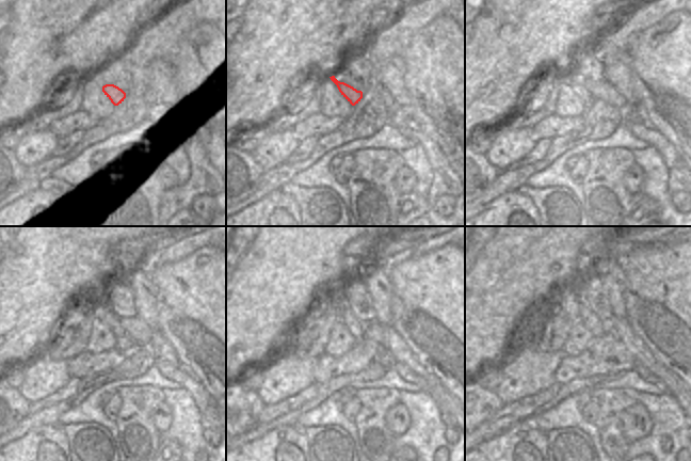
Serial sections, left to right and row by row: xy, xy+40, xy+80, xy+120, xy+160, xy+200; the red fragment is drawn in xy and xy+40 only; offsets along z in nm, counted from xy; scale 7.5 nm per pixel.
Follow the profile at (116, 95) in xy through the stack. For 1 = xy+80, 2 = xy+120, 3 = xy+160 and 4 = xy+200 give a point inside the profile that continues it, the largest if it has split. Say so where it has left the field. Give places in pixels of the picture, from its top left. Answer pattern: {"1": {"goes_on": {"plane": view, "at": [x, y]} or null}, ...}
{"1": {"goes_on": {"plane": "xy+80", "at": [577, 83]}}, "2": {"goes_on": {"plane": "xy+120", "at": [105, 314]}}, "3": {"goes_on": {"plane": "xy+160", "at": [356, 328]}}, "4": {"goes_on": {"plane": "xy+200", "at": [592, 322]}}}

